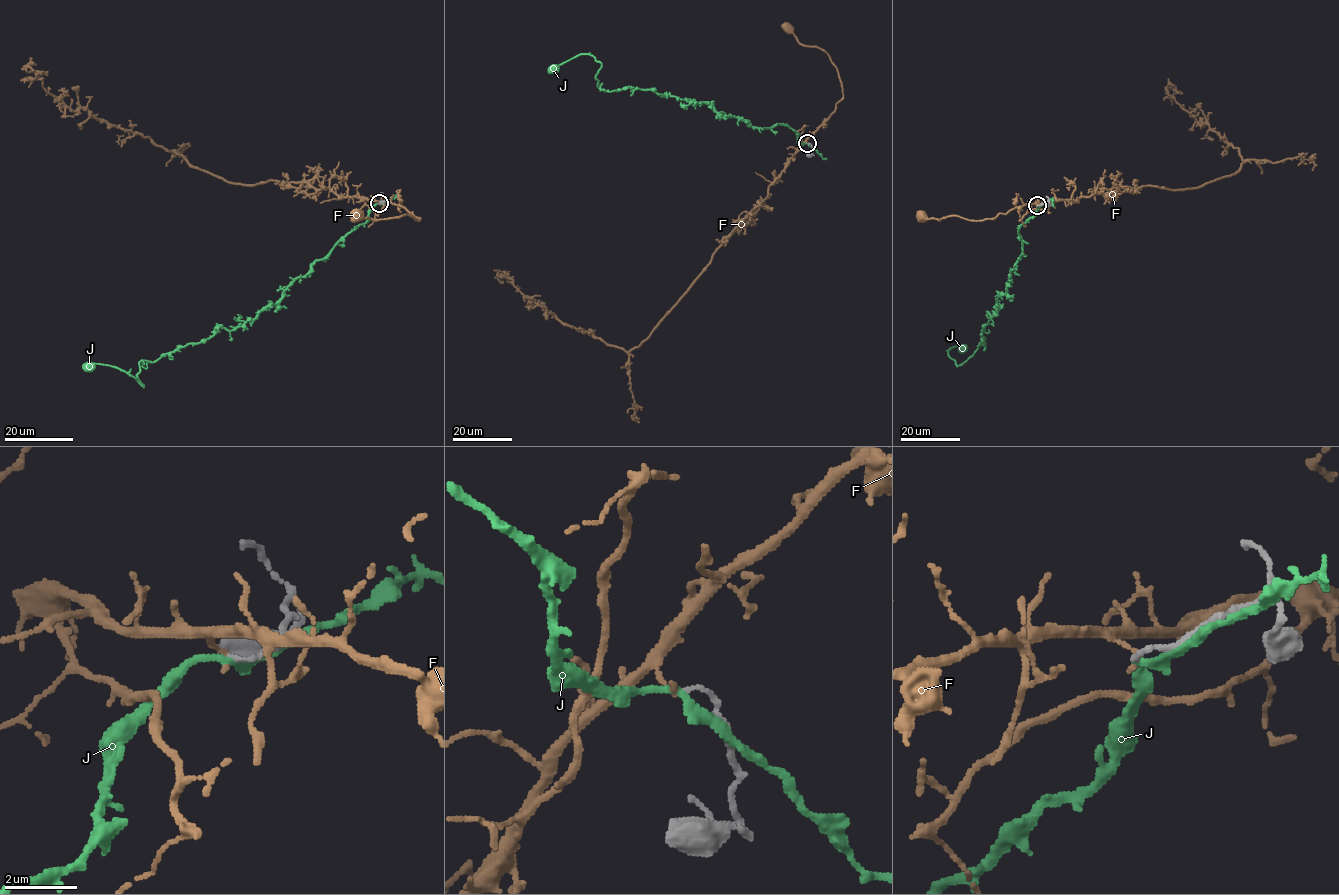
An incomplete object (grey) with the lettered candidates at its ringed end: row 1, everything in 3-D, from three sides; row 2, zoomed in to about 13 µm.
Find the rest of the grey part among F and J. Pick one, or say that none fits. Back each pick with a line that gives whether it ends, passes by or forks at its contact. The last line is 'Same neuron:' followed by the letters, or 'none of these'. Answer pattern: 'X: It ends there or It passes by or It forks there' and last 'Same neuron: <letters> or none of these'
Same neuron: none of these

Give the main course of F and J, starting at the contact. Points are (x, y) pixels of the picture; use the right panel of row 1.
F: (1037, 206), (1024, 204), (996, 217), (972, 221), (955, 215), (939, 220), (926, 218), (923, 215)
J: (1037, 206), (1018, 229), (1022, 254), (983, 327), (985, 344), (958, 365), (948, 351), (963, 348)

